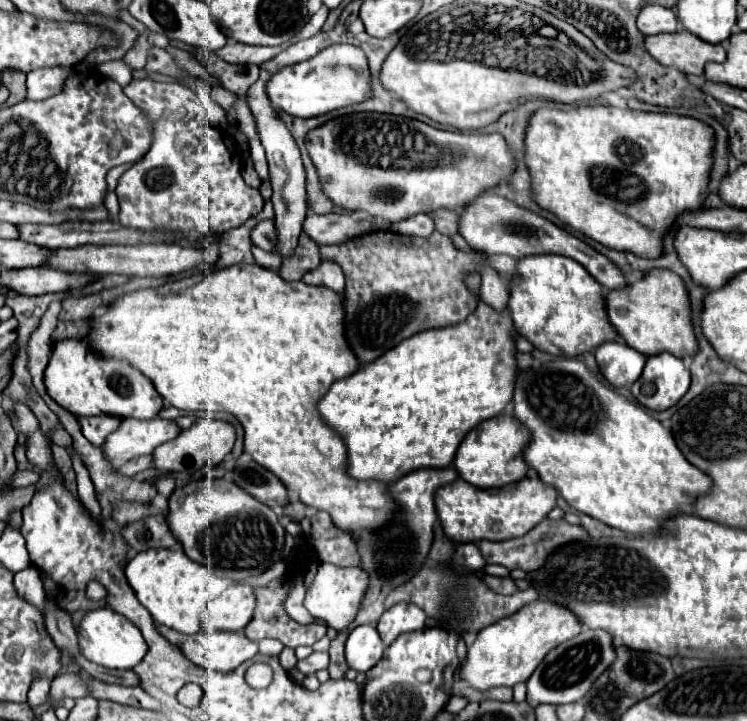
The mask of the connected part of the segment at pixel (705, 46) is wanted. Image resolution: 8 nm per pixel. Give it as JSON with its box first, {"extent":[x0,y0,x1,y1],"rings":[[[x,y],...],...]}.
{"extent":[645,31,727,75],"rings":[[[689,31],[645,37],[645,47],[661,65],[675,65],[687,75],[703,75],[705,63],[723,63],[727,57],[723,45],[711,45]]]}

